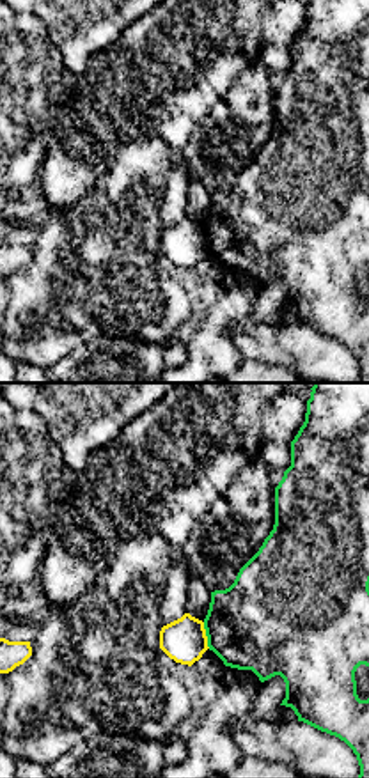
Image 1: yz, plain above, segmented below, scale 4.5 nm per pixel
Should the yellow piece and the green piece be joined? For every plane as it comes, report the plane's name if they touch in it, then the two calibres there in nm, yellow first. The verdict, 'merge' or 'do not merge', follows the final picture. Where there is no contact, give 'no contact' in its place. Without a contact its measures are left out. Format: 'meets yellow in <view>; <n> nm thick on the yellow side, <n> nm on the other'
meets yellow in yz; 200 nm thick on the yellow side, 420 nm on the other

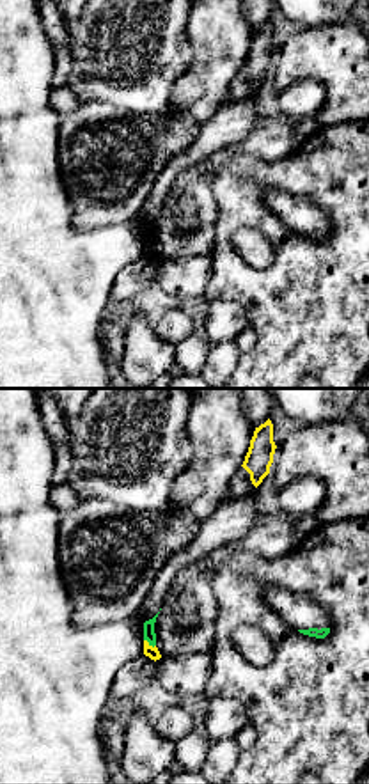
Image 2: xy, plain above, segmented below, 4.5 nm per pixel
meets yellow in xy; 60 nm thick on the yellow side, 60 nm on the other

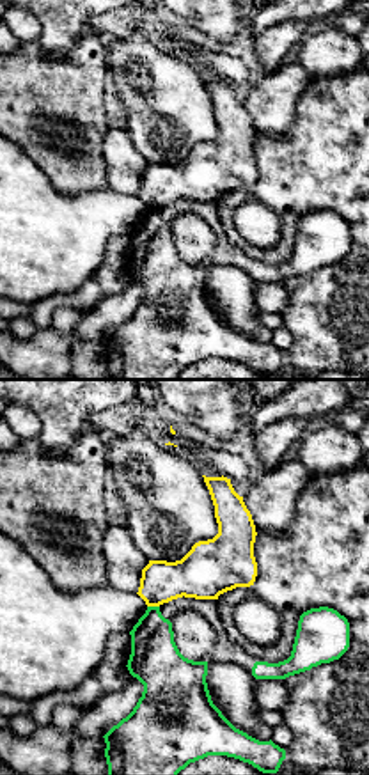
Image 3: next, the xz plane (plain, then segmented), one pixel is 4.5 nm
meets yellow in xz; 220 nm thick on the yellow side, 240 nm on the other

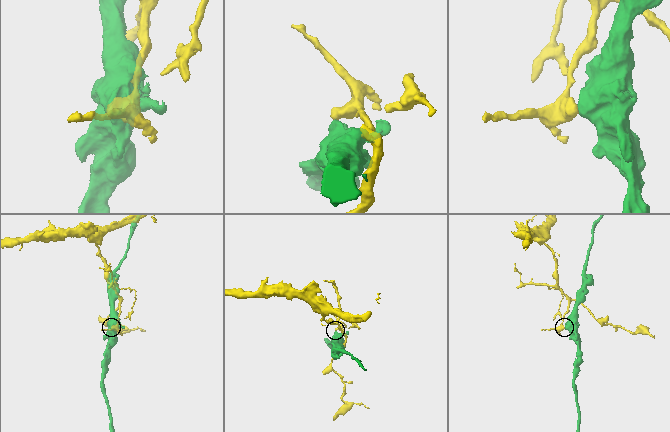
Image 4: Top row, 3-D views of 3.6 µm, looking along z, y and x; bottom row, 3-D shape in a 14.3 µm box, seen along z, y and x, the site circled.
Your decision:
do not merge

